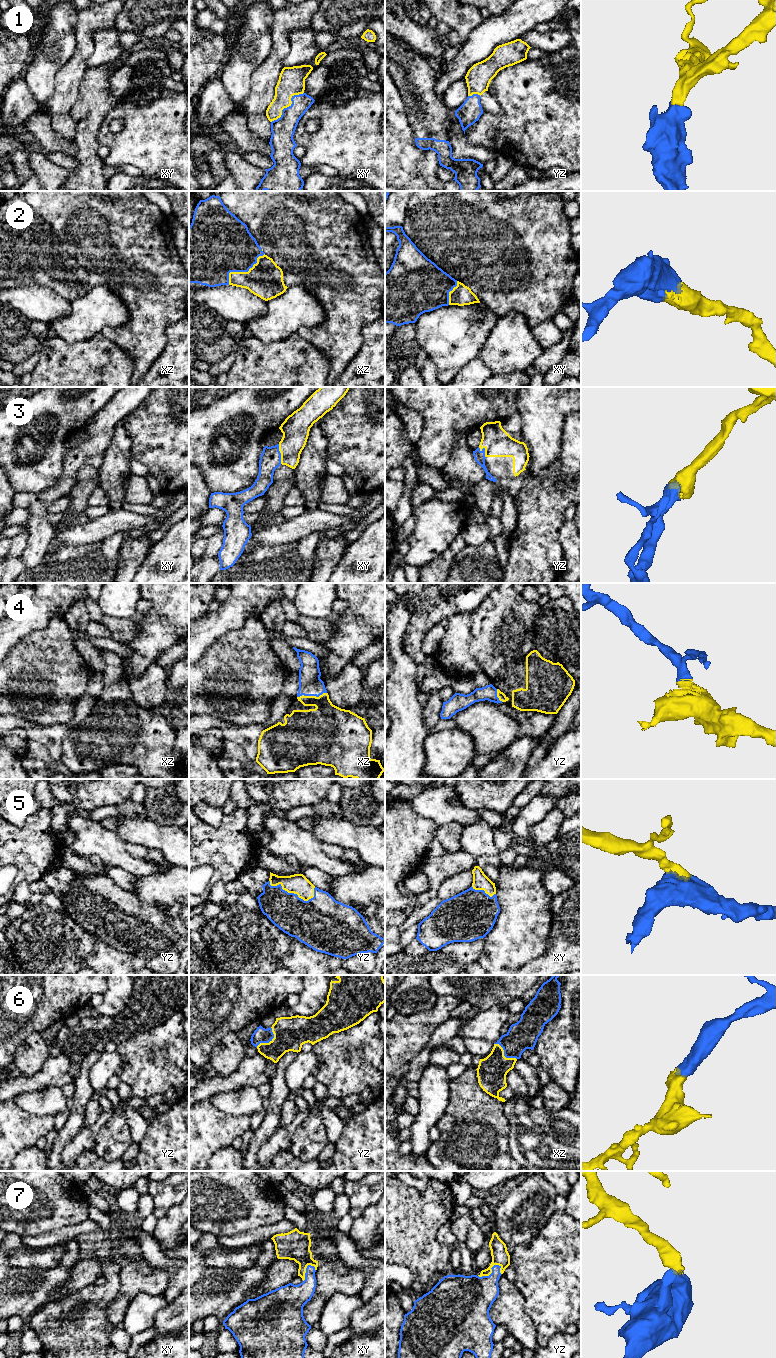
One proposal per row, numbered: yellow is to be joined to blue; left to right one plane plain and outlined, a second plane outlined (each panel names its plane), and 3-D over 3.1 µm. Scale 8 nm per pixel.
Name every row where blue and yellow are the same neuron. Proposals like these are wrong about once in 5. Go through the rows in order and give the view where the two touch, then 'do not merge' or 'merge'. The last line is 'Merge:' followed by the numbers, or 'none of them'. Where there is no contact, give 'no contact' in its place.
1: contact in xy; merge
2: contact in xz; merge
3: contact in xy; merge
4: contact in xz; merge
5: contact in yz; merge
6: contact in yz; merge
7: contact in yz; merge
Merge: 1, 2, 3, 4, 5, 6, 7

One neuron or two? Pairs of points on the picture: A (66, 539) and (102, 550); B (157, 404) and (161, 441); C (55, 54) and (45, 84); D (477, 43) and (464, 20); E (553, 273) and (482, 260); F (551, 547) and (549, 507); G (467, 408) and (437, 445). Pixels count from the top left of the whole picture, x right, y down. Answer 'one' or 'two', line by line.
A: two
B: one
C: one
D: two
E: one
F: one
G: one

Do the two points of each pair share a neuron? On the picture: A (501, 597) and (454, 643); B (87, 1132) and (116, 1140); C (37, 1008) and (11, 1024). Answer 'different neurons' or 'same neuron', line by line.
A: same neuron
B: different neurons
C: same neuron

